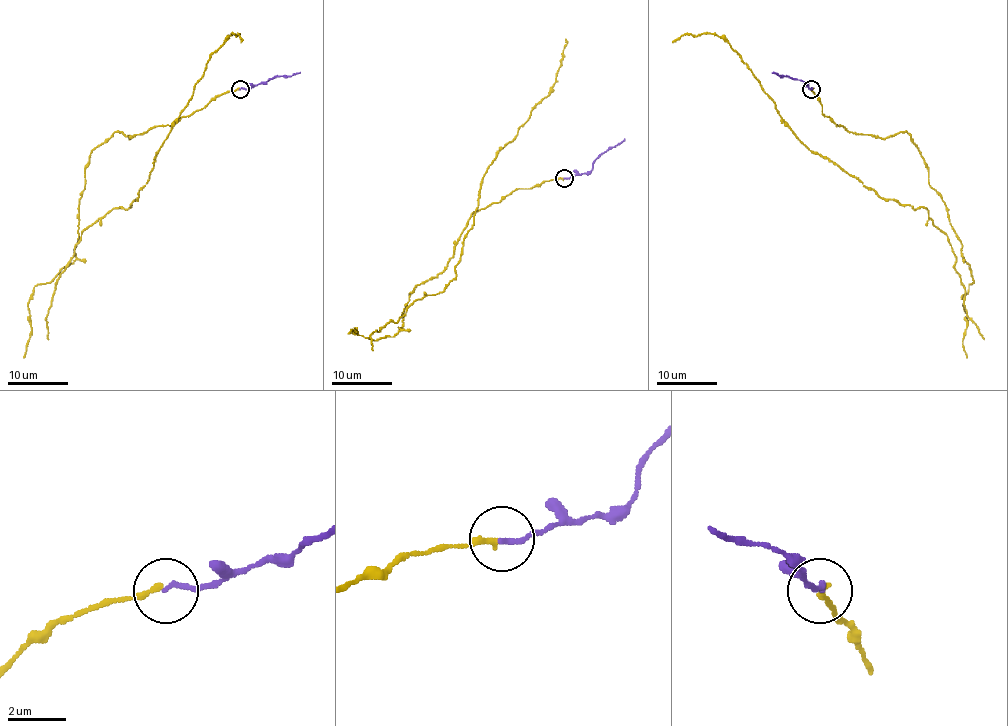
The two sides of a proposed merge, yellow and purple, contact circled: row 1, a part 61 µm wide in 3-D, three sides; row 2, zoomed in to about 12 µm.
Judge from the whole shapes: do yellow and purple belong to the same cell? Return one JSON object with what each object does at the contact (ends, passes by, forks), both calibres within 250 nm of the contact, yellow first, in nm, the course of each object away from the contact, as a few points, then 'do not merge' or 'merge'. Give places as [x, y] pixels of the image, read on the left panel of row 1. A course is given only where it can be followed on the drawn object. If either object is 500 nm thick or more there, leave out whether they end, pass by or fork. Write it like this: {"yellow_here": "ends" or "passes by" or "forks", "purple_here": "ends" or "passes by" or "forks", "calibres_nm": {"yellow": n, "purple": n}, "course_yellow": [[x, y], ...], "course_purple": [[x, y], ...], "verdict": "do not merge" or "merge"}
{"yellow_here": "ends", "purple_here": "ends", "calibres_nm": {"yellow": 220, "purple": 160}, "course_yellow": [[239, 90], [100, 143], [73, 255], [90, 225], [137, 199], [210, 56], [231, 34], [240, 43]], "course_purple": [[240, 90], [277, 76], [299, 73]], "verdict": "merge"}

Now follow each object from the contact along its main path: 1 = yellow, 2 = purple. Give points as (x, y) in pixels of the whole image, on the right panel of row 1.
1: (811, 90), (847, 131), (907, 132), (961, 255), (925, 208), (882, 199), (814, 154), (726, 41), (673, 43)
2: (811, 90), (806, 84), (771, 73)

